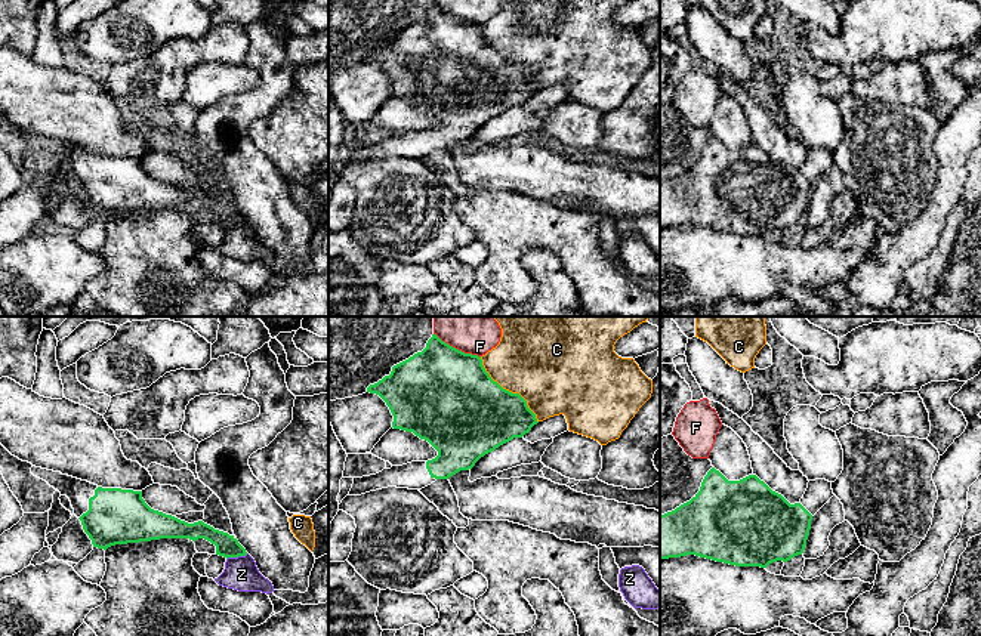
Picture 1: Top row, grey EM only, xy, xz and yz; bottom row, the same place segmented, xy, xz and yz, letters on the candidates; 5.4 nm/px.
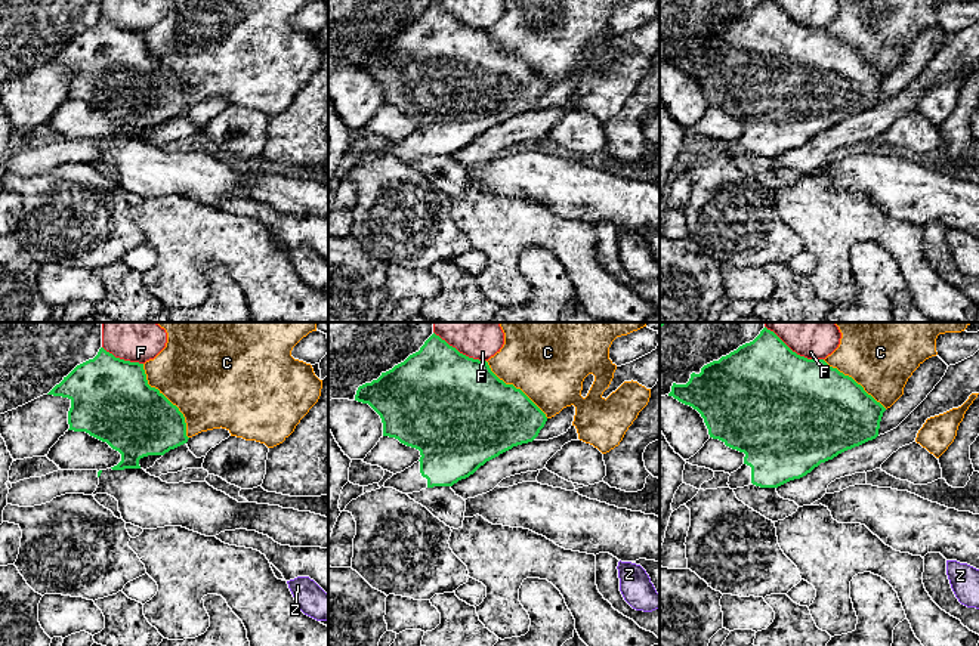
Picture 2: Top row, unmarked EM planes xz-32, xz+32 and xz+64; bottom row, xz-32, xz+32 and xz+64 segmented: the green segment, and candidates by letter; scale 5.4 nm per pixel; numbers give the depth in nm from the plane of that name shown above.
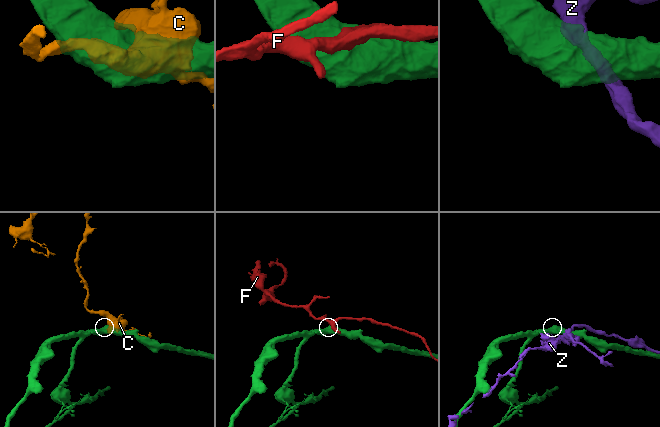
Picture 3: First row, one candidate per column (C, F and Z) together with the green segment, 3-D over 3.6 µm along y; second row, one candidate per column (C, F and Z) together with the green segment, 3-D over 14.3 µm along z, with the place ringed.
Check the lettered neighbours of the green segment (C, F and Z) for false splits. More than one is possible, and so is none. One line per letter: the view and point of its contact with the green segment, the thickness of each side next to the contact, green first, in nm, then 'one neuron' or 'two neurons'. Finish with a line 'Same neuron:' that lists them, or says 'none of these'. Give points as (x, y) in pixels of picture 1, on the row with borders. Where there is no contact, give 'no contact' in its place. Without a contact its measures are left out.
C: contact xz (508, 391); calibres 460 and 460 nm; two neurons
F: contact xz (457, 349); calibres 500 and 320 nm; two neurons
Z: contact xy (237, 556); calibres 120 and 180 nm; two neurons
Same neuron: none of these

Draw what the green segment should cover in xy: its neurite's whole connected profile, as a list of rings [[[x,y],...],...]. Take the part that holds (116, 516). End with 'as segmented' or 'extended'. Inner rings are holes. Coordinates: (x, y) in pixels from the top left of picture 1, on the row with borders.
[[[31,467],[31,473],[61,495],[67,495],[74,515],[81,521],[93,547],[107,550],[115,544],[141,543],[160,538],[204,538],[216,546],[223,558],[246,556],[246,549],[234,535],[215,530],[203,521],[188,524],[172,515],[151,509],[142,491],[102,488],[61,472]]] | extended

